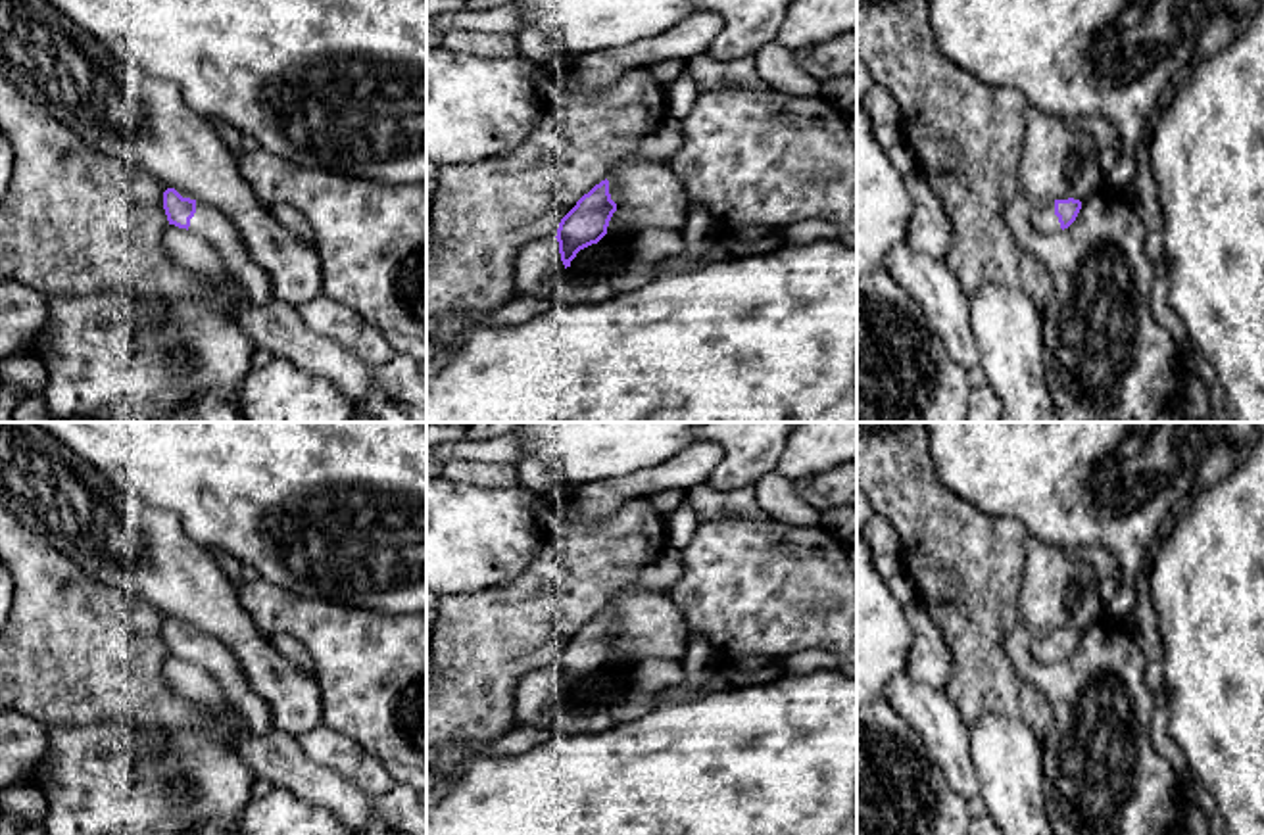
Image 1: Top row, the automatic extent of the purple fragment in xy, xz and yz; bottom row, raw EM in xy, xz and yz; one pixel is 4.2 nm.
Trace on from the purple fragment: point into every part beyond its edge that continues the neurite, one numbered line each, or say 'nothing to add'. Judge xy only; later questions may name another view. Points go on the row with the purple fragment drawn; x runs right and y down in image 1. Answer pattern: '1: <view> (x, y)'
1: xy (212, 225)

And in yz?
1: yz (1042, 215)

